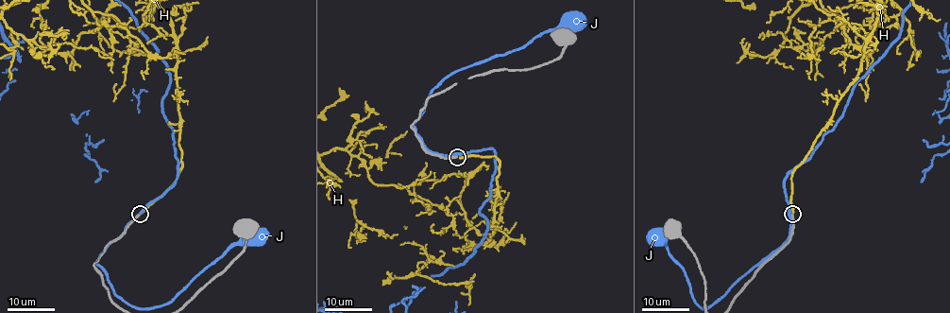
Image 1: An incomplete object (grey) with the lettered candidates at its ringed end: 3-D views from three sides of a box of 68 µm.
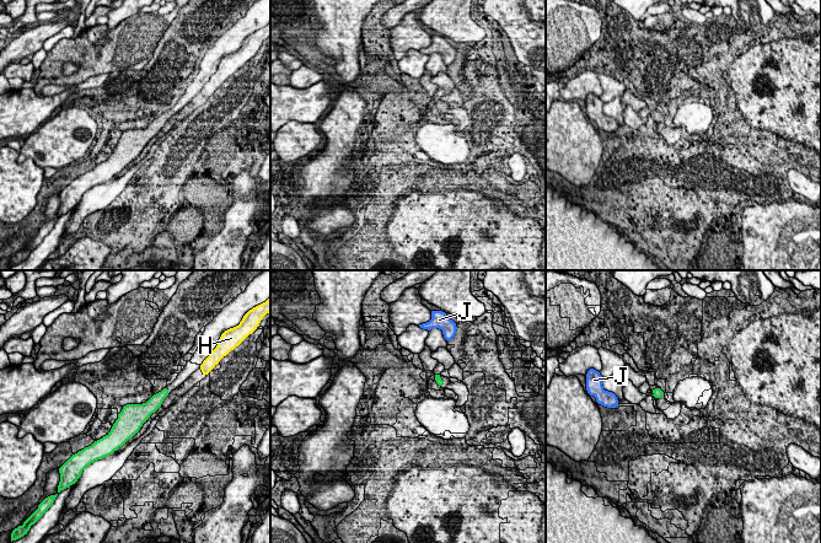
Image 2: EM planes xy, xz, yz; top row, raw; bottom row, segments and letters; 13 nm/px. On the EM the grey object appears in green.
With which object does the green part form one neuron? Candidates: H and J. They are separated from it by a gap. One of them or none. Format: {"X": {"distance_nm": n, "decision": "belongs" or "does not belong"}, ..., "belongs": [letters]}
{"H": {"distance_nm": 500, "decision": "does not belong"}, "J": {"distance_nm": 460, "decision": "does not belong"}, "belongs": []}

